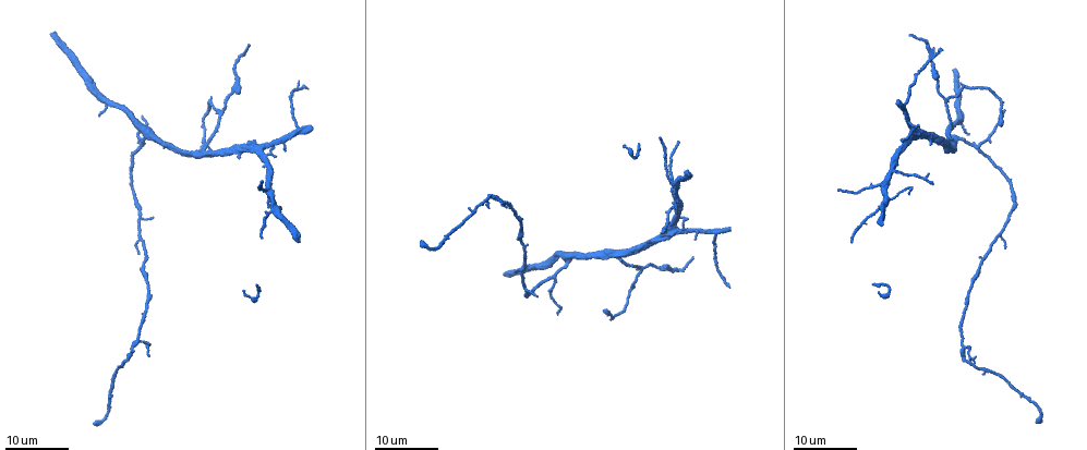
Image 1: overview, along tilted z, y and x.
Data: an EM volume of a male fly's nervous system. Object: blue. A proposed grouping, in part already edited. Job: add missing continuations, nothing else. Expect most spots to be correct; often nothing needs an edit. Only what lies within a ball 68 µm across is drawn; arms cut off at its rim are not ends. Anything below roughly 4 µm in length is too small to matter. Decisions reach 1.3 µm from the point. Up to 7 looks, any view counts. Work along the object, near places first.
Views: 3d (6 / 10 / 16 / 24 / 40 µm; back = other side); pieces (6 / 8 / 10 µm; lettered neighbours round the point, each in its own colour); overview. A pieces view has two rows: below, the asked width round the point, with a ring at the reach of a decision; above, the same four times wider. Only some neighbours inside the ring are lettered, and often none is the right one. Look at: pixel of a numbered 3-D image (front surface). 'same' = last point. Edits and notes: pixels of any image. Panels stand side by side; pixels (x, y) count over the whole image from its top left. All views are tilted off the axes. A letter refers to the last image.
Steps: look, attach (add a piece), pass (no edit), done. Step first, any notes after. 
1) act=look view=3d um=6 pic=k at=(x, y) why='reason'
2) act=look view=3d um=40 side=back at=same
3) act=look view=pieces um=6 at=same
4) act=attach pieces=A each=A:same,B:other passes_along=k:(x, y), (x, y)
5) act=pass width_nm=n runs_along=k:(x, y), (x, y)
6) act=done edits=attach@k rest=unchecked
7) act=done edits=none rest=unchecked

act=look view=3d um=24 pic=1 at=(1003, 112) why='an open end'

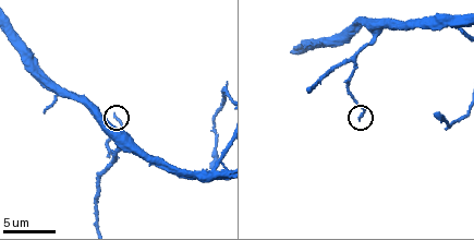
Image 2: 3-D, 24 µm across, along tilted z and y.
act=look view=pieces um=8 pic=2 at=(359, 120)

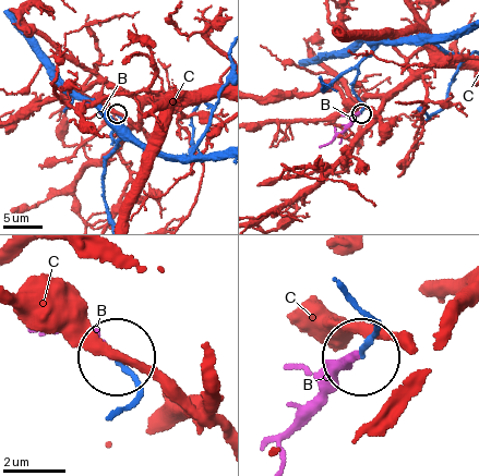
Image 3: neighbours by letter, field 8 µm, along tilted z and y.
act=attach pieces=B each=B:same,C:other passes_along=3:(356, 96), (364, 106), (362, 111), (319, 146) found='it goes on there'

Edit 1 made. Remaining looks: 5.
act=look view=overview

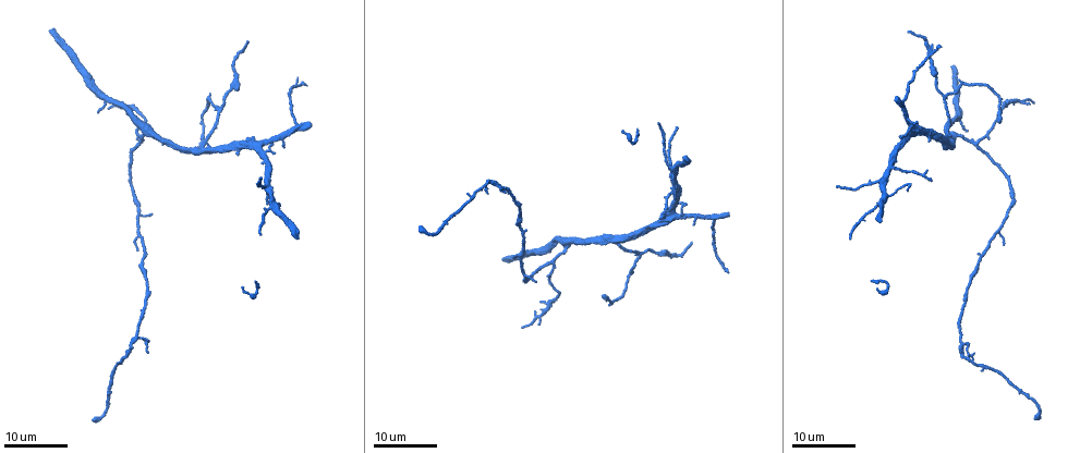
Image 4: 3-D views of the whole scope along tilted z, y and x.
act=look view=3d um=16 pic=4 at=(963, 128)

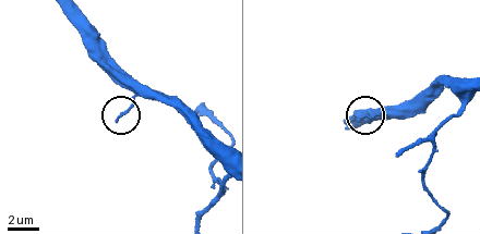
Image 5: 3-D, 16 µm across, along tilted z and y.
act=look view=pieces um=6 pic=5 at=(357, 119)

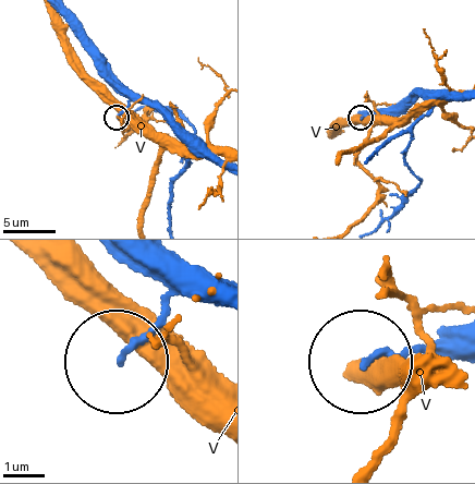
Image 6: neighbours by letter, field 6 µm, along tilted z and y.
act=pass each=V:other found='none of them fits'

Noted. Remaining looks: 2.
act=look view=3d um=16 pic=4 at=(1002, 243) why='an open end'

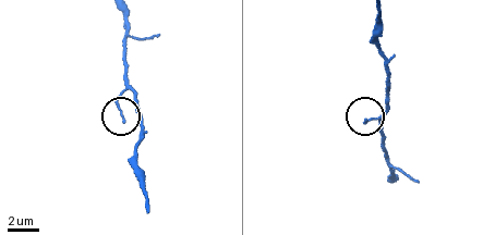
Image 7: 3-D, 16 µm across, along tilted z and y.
act=look view=pieces um=6 pic=7 at=(125, 122)

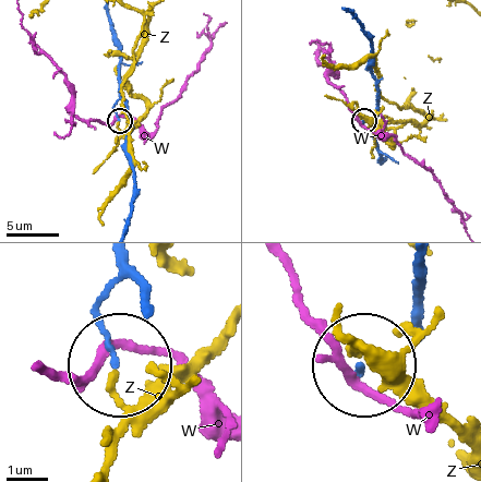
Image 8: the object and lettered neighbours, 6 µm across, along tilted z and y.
act=pass width_nm=110 each=W:other,Z:other found='no lettered piece goes on from it'

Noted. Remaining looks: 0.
act=done edits=attach@3 rest=unchecked

